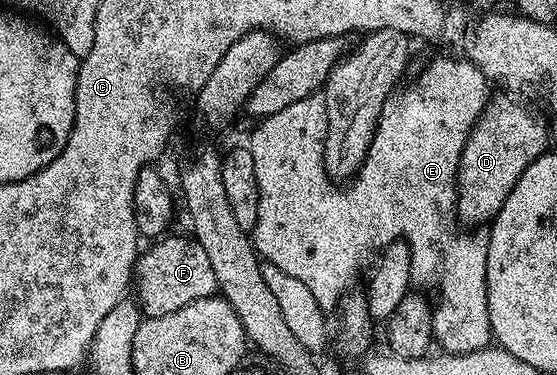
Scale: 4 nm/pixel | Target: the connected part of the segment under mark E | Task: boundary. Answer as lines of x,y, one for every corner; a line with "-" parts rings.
435,58
405,90
394,91
387,98
383,114
385,153
381,150
381,141
374,139
365,162
344,187
335,183
325,170
323,147
327,115
324,96
299,99
275,115
260,118
254,124
257,126
247,142
255,165
259,201
257,218
251,230
253,248
268,264
301,280
311,295
315,295
315,303
319,303
321,309
333,311
345,290
356,282
353,280
361,264
391,242
402,240
409,247
412,276
416,280
418,277
425,285
437,285
437,301
435,297
433,305
433,336
436,344
441,344
440,348
447,353
473,352
488,346
491,334
485,284
489,234
485,231
460,233
455,220
459,159
474,123
491,100
487,86
484,74
469,60

